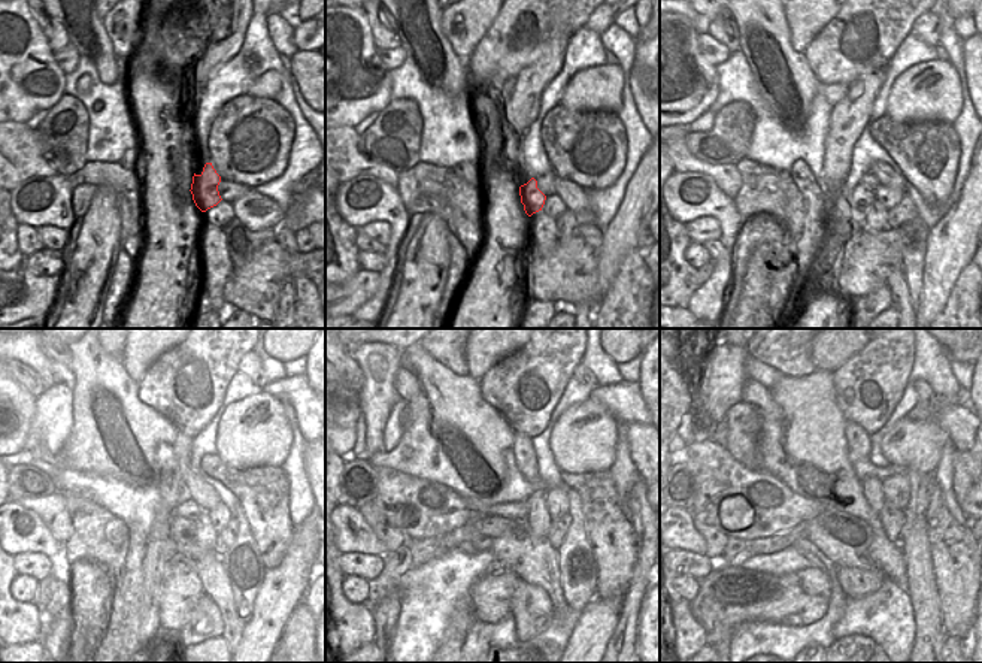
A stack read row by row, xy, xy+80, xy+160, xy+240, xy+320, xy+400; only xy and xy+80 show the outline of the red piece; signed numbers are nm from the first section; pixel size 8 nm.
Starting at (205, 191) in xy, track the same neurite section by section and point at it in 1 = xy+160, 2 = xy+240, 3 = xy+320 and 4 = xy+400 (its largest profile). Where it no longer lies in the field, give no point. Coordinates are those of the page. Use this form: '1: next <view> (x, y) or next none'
1: next xy+160 (860, 197)
2: next xy+240 (184, 530)
3: next xy+320 (475, 529)
4: next xy+400 (772, 544)

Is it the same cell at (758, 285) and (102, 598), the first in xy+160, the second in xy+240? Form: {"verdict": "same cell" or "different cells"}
{"verdict": "same cell"}

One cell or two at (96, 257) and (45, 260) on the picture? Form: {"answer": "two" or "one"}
{"answer": "two"}

